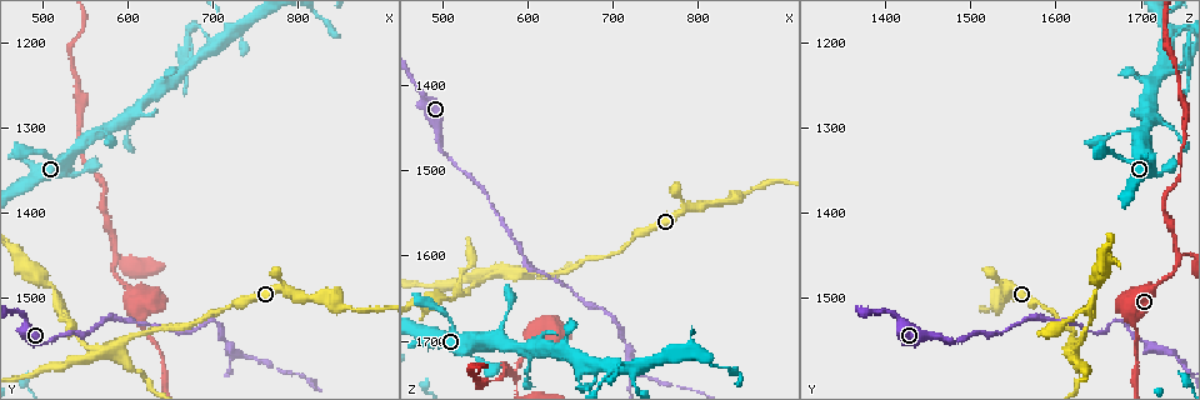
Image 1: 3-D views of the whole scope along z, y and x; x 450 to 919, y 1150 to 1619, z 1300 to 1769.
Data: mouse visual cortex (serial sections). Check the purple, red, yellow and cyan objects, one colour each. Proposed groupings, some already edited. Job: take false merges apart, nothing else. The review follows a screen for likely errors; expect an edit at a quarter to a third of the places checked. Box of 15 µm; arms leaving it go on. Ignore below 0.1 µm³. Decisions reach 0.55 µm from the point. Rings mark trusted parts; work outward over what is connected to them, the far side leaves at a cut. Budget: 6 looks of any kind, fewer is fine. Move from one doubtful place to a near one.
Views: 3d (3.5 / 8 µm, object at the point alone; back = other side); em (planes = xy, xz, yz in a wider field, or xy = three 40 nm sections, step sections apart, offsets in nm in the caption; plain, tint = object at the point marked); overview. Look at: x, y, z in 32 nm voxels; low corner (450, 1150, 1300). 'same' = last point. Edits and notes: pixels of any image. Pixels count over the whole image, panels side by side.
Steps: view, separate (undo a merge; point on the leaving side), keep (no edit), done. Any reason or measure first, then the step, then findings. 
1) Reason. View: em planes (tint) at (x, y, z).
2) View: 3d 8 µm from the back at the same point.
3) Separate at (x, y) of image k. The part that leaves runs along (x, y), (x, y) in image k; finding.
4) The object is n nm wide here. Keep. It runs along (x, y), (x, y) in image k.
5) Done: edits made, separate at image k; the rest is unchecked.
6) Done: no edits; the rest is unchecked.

Four or more arms meet. View: 3d 3.5 µm at (570, 1560, 1620).

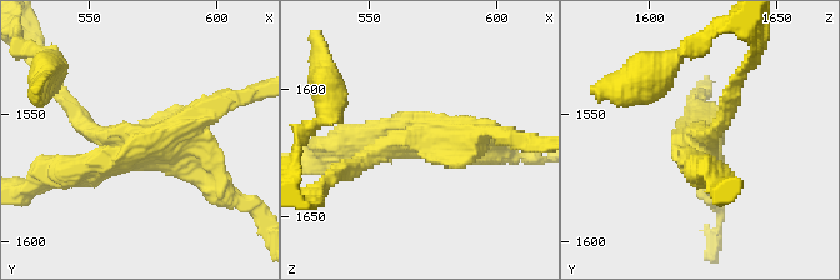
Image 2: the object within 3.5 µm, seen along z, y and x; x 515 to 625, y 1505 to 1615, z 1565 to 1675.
4 arms meet here; the arms are 200, 200, 250, 300 nm wide. View: em planes (tint) at (570, 1560, 1619).

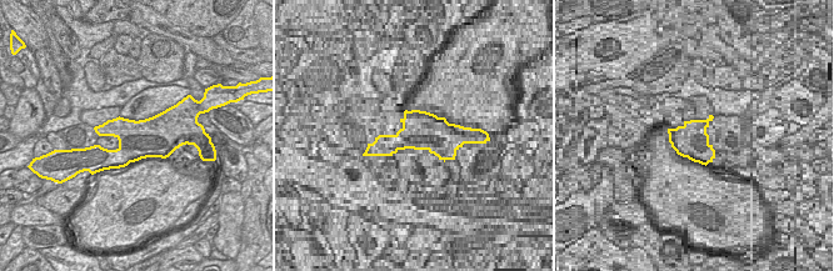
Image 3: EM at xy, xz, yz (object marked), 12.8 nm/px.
Another direction. View: em xy step 1 (tint) at the same point.

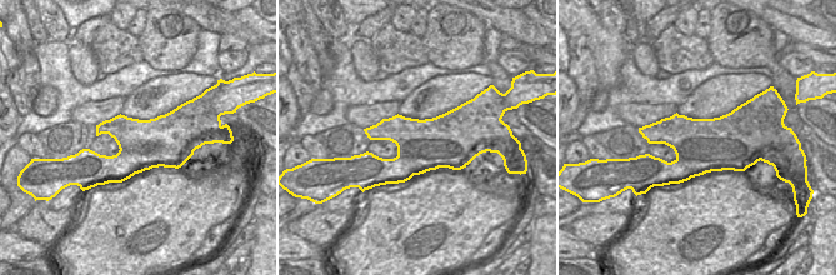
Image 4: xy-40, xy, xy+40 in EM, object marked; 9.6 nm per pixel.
The object is 500 nm wide here. Separate at (226, 199) of image 2. A second cell is stuck on.

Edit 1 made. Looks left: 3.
View: overview.

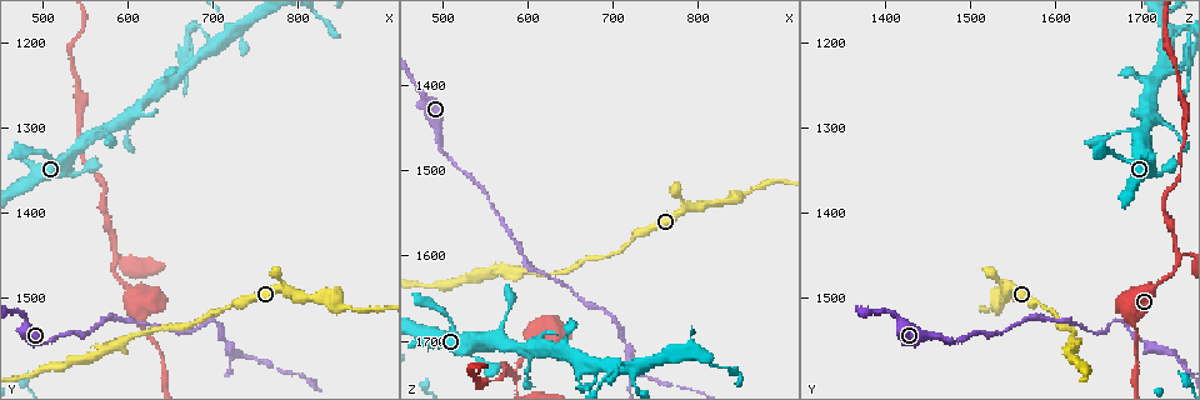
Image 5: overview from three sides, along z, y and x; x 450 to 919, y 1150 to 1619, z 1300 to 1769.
Abrupt turn. View: 3d 8 µm at (585, 1450, 1745).

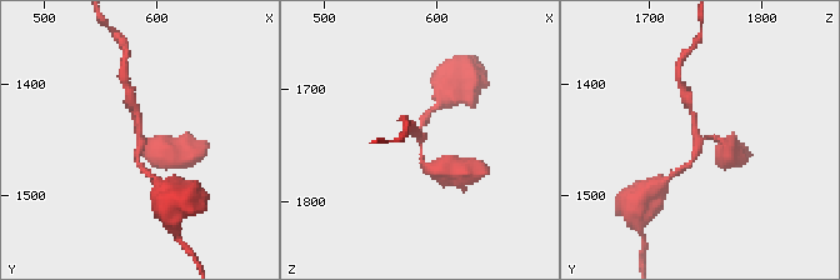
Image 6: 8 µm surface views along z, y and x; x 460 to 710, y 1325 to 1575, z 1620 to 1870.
3 arms meet here; the arms are 150, 150, 200 nm wide. View: em xy step 5 (tint) at (586, 1452, 1742).

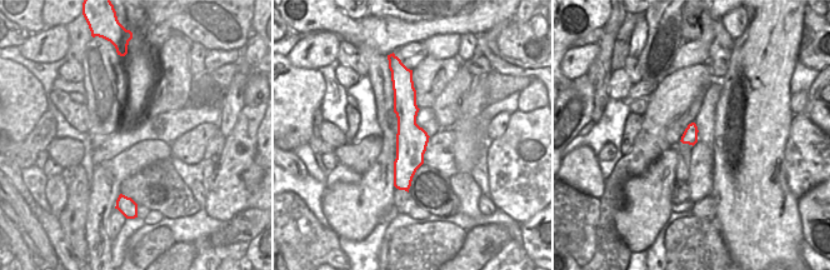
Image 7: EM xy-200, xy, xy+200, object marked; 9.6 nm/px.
Keep. All the same cell.

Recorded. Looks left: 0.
Done: edits made, separate at image 2; the rest is unchecked.

